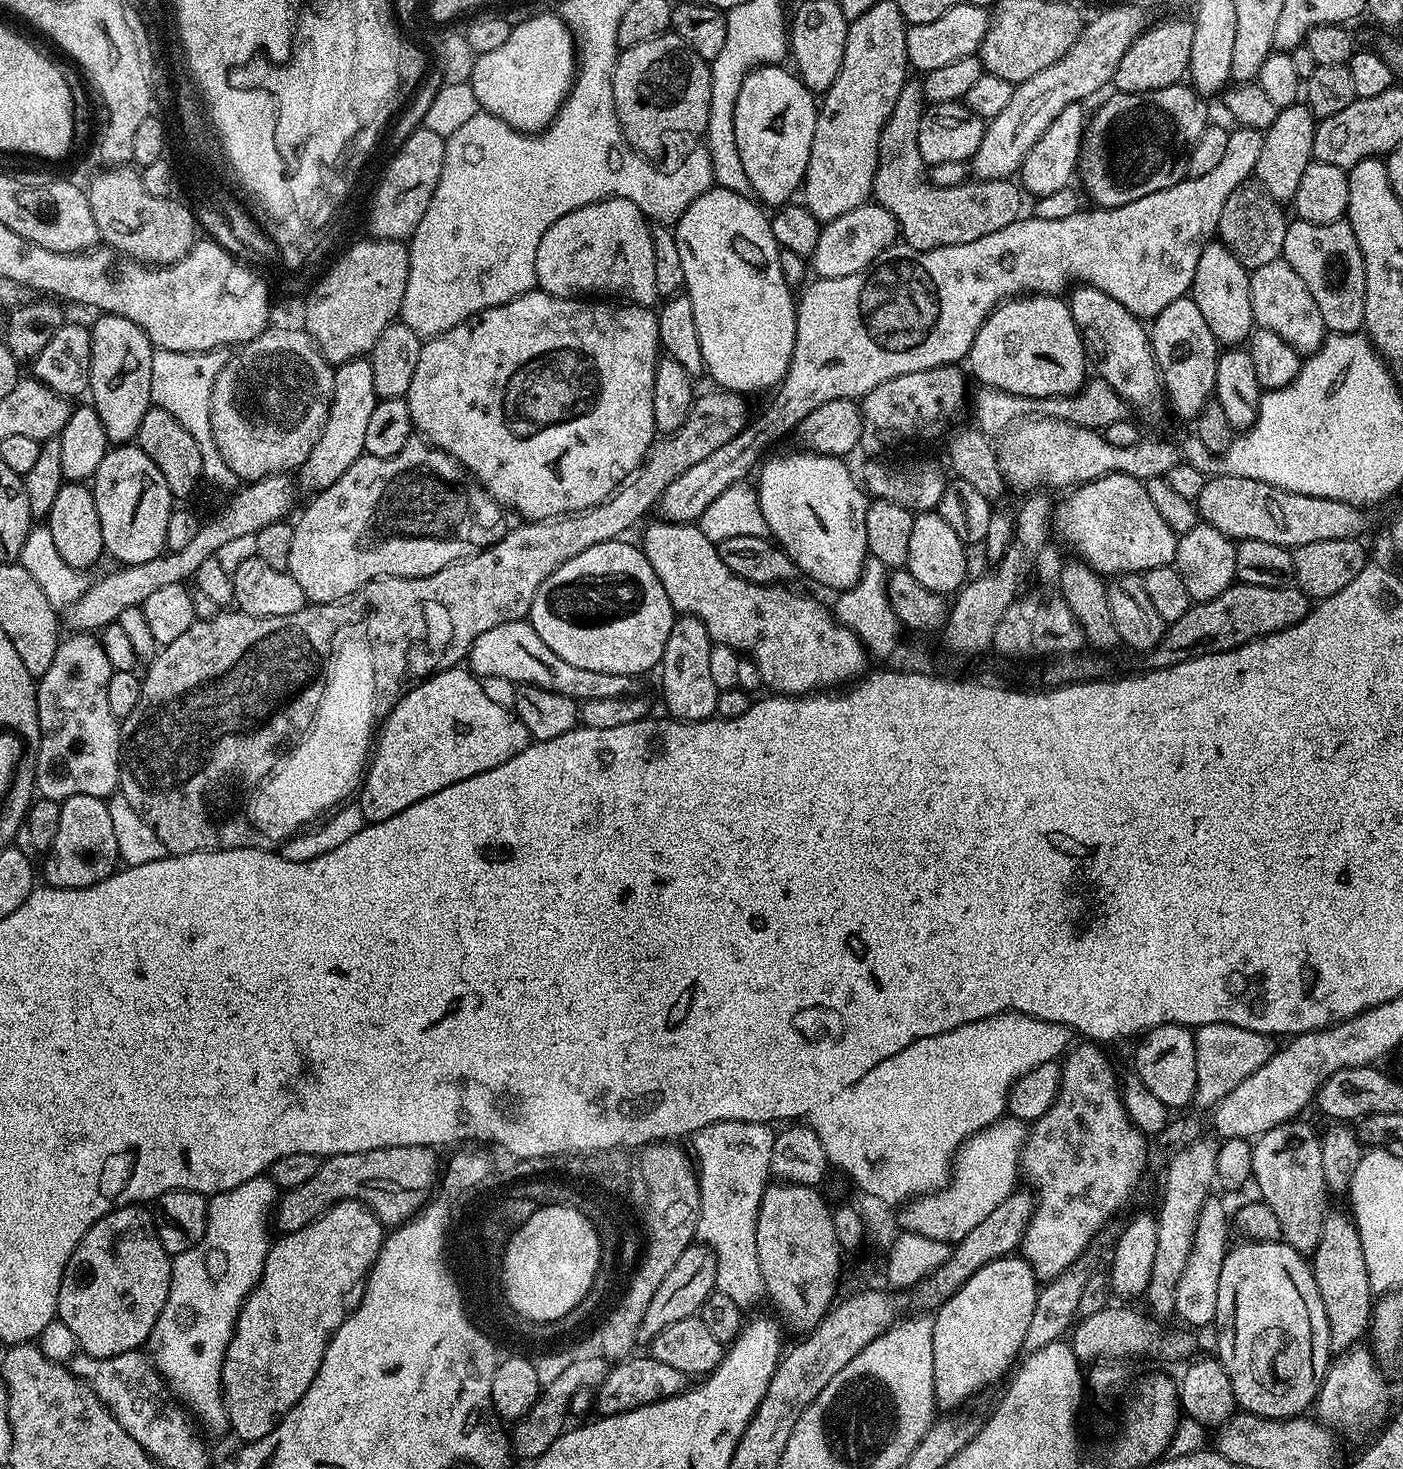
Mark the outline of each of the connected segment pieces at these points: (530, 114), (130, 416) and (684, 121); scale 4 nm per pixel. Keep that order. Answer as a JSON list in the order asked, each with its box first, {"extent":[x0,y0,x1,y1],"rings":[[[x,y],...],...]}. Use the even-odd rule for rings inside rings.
[{"extent":[470,14,578,134],"rings":[[[545,14],[530,18],[521,25],[514,25],[509,30],[509,37],[495,50],[475,57],[470,83],[481,109],[497,116],[502,122],[516,129],[517,132],[535,134],[543,132],[552,123],[556,112],[564,104],[572,82],[576,78],[578,49],[568,25],[556,14]]]},{"extent":[89,313,154,443],"rings":[[[103,313],[89,327],[91,334],[91,376],[89,397],[102,419],[103,429],[111,443],[129,443],[137,432],[148,408],[153,407],[150,394],[150,370],[154,345],[140,326],[121,315]]]},{"extent":[612,30,712,158],"rings":[[[671,30],[658,36],[625,47],[617,55],[612,85],[614,106],[620,119],[620,128],[628,139],[628,145],[645,158],[656,158],[664,144],[671,140],[684,140],[687,136],[703,137],[710,118],[710,82],[712,69],[685,40]]]}]

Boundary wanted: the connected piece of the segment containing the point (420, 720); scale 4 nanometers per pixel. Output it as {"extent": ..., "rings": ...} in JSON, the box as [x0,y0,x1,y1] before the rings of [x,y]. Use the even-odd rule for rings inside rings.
{"extent":[358,666,530,824],"rings":[[[460,666],[447,668],[445,672],[435,673],[417,684],[420,684],[417,688],[409,687],[392,711],[387,713],[385,720],[388,721],[384,729],[383,724],[379,729],[370,763],[362,777],[358,807],[364,812],[365,821],[373,824],[394,818],[406,810],[406,806],[414,806],[414,802],[430,794],[438,794],[438,790],[454,782],[462,782],[474,774],[502,766],[502,762],[514,758],[514,754],[530,743],[526,726],[517,718],[515,711],[497,706],[491,698],[486,698],[480,680],[471,671]]]}

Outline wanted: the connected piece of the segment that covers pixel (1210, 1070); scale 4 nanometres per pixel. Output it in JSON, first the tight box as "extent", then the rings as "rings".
{"extent":[1195,1024,1274,1110],"rings":[[[1203,1024],[1195,1029],[1196,1038],[1196,1095],[1195,1107],[1211,1110],[1242,1078],[1250,1078],[1254,1070],[1262,1067],[1274,1051],[1273,1037],[1263,1036],[1254,1030],[1242,1030],[1242,1026],[1229,1024]]]}

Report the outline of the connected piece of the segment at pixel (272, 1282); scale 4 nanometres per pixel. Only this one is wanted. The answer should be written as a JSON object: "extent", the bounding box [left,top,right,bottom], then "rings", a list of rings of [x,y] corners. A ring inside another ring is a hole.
{"extent":[220,1200,385,1442],"rings":[[[343,1200],[306,1227],[281,1235],[281,1240],[269,1247],[260,1281],[240,1307],[220,1379],[224,1385],[228,1426],[233,1433],[236,1431],[240,1442],[270,1434],[276,1423],[300,1401],[302,1394],[306,1394],[310,1382],[314,1382],[314,1374],[318,1374],[318,1366],[322,1366],[332,1335],[348,1313],[360,1305],[368,1271],[378,1258],[385,1235],[385,1225],[361,1200]]]}

